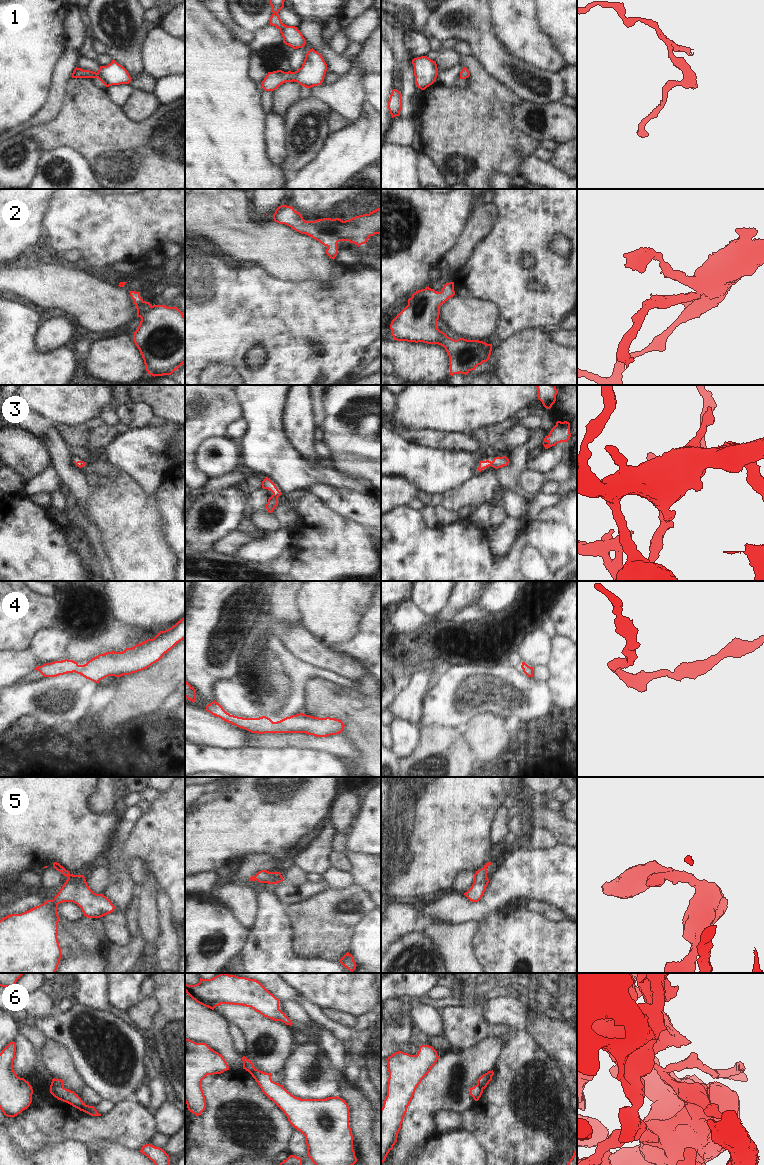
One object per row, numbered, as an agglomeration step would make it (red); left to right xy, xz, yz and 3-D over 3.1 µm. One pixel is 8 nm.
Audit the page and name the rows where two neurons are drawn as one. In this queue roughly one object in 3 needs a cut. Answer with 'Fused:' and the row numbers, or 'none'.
Fused: 6

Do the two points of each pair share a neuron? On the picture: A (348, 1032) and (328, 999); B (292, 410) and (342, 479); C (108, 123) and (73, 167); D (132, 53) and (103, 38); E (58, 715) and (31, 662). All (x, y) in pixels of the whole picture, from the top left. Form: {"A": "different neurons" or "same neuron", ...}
{"A": "different neurons", "B": "different neurons", "C": "different neurons", "D": "same neuron", "E": "different neurons"}

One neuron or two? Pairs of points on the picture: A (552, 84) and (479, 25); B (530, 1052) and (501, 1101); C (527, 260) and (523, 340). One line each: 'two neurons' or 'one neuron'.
A: one neuron
B: one neuron
C: two neurons

